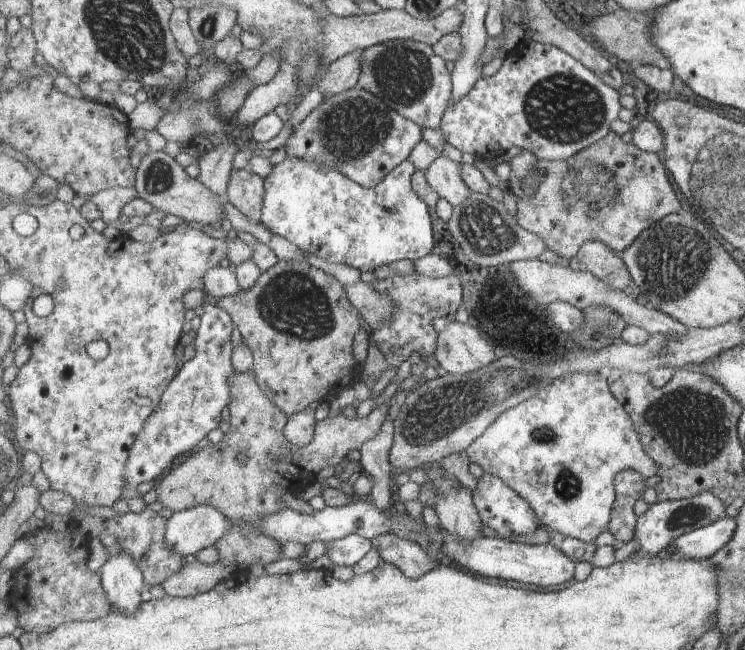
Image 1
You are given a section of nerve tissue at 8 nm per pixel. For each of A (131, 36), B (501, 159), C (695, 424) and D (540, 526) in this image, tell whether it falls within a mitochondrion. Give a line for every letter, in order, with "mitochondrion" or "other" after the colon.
A: mitochondrion
B: other
C: mitochondrion
D: other

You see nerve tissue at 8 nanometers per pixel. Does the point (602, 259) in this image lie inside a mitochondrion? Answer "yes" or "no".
no

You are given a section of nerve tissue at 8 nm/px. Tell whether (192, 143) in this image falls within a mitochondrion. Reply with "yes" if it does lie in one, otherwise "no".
no

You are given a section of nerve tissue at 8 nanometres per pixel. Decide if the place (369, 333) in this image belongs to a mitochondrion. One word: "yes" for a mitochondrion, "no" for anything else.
no

